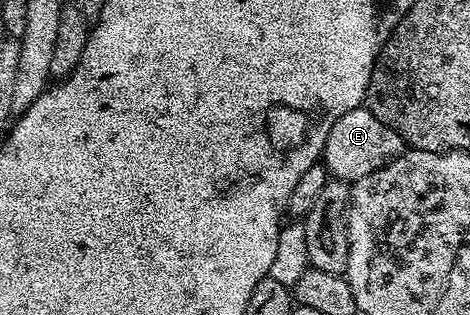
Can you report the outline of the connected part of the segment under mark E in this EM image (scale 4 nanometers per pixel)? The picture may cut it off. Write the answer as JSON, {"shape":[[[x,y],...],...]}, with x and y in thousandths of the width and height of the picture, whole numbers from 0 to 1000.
{"shape":[[[764,343],[732,356],[732,368],[723,368],[715,394],[706,394],[698,444],[685,473],[683,511],[713,568],[749,584],[804,540],[832,502],[845,502],[857,473],[860,454],[849,425],[834,419],[826,394],[809,394],[809,381],[800,381],[787,349]]]}

